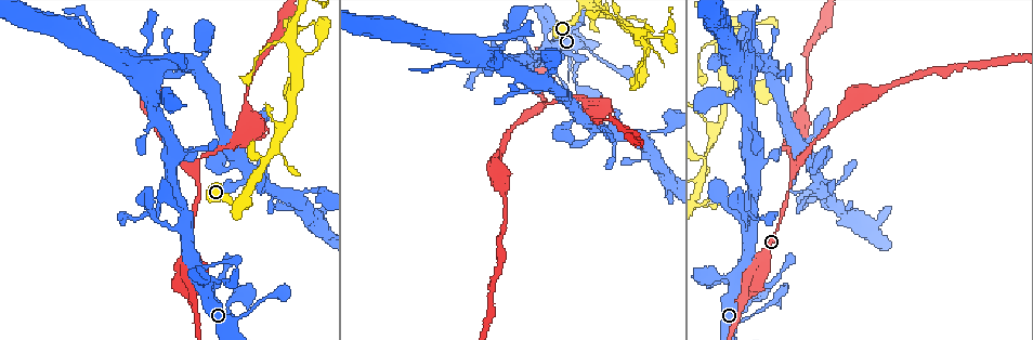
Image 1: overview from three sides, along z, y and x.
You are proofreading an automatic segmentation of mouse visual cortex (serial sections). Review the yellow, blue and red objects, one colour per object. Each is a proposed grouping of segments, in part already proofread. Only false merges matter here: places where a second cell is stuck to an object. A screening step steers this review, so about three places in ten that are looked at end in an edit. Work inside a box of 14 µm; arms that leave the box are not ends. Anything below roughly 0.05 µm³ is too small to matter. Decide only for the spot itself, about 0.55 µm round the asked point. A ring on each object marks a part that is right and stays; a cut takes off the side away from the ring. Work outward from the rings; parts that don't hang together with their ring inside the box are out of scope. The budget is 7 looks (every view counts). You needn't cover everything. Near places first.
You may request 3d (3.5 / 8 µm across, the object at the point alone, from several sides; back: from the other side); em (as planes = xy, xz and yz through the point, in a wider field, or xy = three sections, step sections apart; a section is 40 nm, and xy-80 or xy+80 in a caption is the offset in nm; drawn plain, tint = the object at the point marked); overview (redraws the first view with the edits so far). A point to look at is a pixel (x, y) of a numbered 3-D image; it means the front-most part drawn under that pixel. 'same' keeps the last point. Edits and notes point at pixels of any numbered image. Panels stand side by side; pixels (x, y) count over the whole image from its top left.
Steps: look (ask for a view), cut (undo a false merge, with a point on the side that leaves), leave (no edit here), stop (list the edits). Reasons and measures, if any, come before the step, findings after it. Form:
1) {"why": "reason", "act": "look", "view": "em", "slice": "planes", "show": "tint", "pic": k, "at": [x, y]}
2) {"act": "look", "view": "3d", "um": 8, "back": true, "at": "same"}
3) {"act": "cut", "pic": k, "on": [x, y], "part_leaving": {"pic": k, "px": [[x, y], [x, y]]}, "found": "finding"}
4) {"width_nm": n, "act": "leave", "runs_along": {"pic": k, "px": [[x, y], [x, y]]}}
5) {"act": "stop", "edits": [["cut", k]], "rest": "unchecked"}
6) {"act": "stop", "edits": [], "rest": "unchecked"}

{"why": "two arms in line, one across", "act": "look", "view": "3d", "um": 3.5, "pic": 1, "at": [610, 18]}

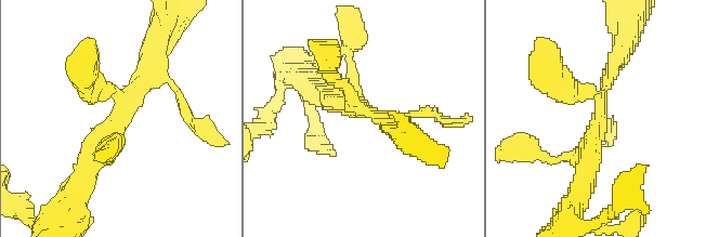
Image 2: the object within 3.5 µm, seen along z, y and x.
{"arms": 3, "arm_widths_nm": [250, 250, 300], "act": "look", "view": "em", "slice": "planes", "show": "tint", "pic": 2, "at": [369, 110]}

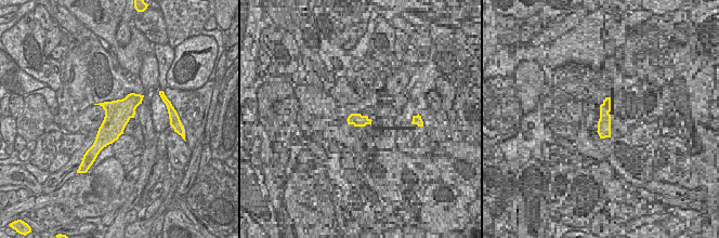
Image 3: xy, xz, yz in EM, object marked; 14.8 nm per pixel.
{"why": "another direction", "act": "look", "view": "em", "slice": "xy", "step": 1, "show": "tint", "at": "same"}

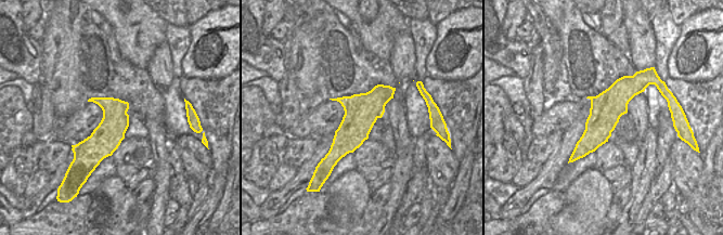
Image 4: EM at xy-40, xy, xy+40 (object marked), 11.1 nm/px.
{"width_nm": 400, "act": "leave", "runs_along": {"pic": 4, "px": [[627, 78], [577, 156]]}, "found": "all the same cell"}

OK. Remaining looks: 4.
{"why": "narrows sharply", "act": "look", "view": "3d", "um": 8, "pic": 1, "at": [643, 54]}

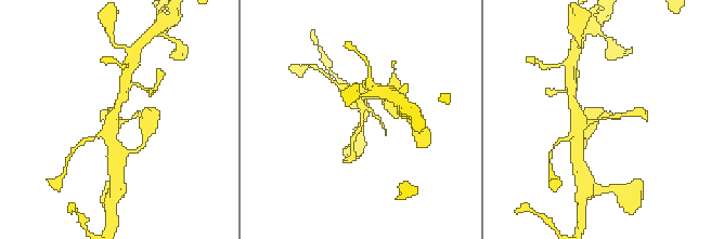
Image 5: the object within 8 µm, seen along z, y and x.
{"act": "look", "view": "3d", "um": 3.5, "pic": 5, "at": [602, 117]}

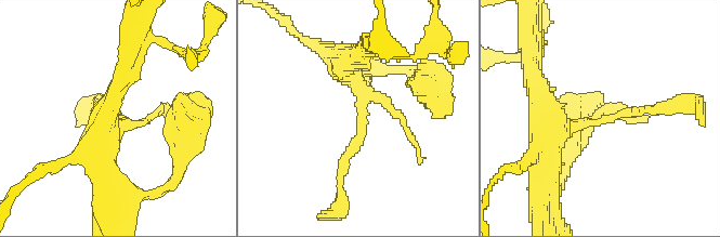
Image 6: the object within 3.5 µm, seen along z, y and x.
{"act": "look", "view": "em", "slice": "xy", "step": 1, "show": "tint", "pic": 6, "at": [122, 121]}

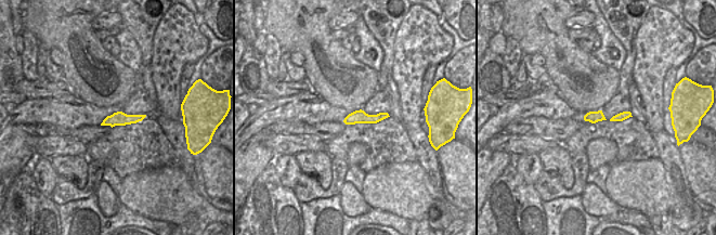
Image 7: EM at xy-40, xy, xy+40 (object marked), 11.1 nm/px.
{"act": "leave", "runs_along": {"pic": 6, "px": [[549, 136], [549, 130], [666, 106]]}, "found": "continuous, no second cell"}

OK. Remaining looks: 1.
{"act": "stop", "edits": [], "rest": "unchecked"}

